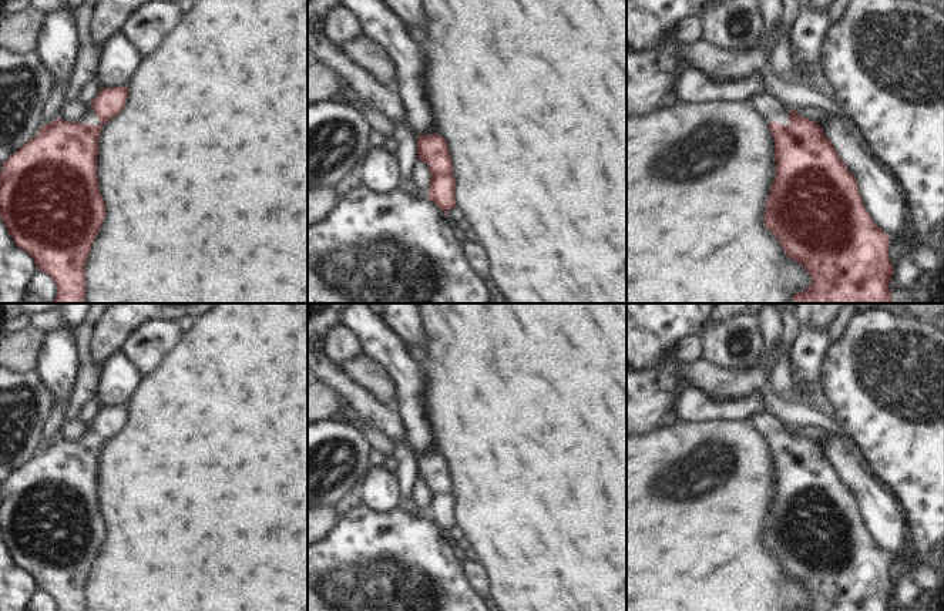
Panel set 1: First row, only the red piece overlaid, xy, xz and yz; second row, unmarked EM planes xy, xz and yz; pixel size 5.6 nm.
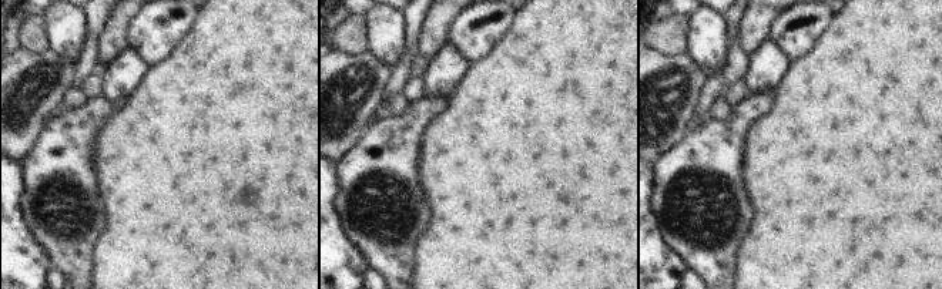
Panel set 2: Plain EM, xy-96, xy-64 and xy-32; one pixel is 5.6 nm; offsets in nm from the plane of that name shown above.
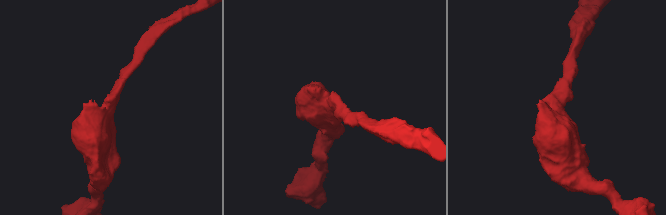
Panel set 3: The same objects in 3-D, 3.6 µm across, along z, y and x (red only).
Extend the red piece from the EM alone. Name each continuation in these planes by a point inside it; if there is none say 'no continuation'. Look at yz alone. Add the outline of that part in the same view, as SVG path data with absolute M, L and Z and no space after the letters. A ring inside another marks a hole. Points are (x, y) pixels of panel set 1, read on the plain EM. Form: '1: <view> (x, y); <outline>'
1: yz (775, 430); M763 412L752 416L749 422L766 437L767 442L789 443L790 430L776 416Z

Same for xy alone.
1: xy (88, 436); M91 424L88 427L85 427L84 434L78 439L78 442L81 443L88 443L88 444L101 444L94 429L91 427Z

